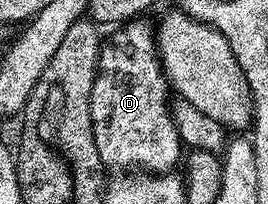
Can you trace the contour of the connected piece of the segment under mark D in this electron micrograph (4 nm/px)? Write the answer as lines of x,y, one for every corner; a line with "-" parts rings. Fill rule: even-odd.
148,19
123,22
101,44
94,91
90,91
90,119
104,166
133,165
133,170
159,175
177,168
182,142
172,118
170,86
160,64
154,25
144,20

